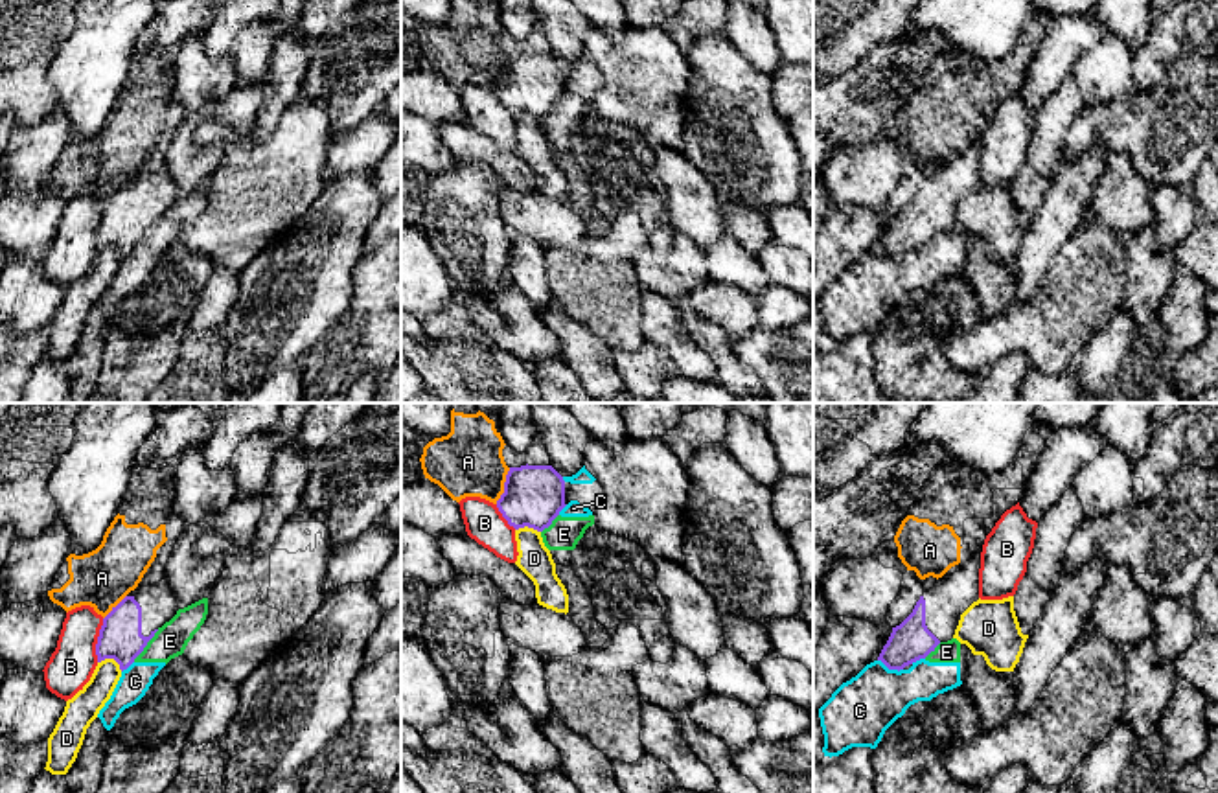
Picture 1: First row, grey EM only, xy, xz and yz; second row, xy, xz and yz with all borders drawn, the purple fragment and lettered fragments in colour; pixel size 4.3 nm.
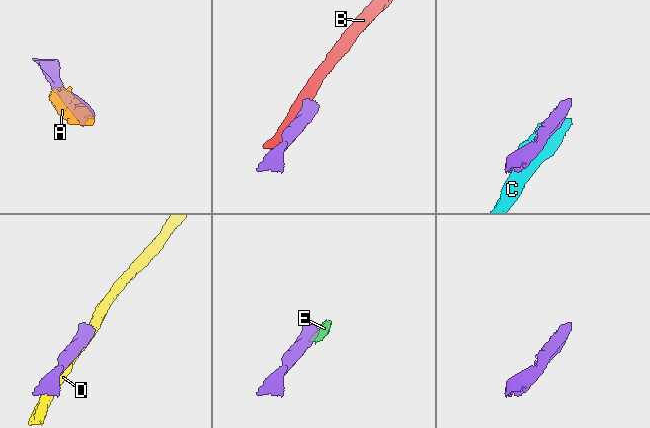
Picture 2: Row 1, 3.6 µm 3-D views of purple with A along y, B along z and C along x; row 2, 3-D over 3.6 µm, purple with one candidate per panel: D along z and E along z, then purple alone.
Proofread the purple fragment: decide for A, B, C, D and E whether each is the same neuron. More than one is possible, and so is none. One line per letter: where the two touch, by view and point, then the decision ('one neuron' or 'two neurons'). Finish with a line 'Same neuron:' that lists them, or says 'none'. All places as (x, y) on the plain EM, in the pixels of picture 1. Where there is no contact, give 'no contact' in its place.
A: contact xz (505, 74); two neurons
B: contact xy (98, 229); two neurons
C: contact yz (891, 256); two neurons
D: contact xy (111, 245); two neurons
E: contact xy (146, 232); two neurons
Same neuron: none

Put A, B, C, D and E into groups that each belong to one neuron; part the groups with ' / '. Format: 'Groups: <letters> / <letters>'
Groups: A / B / C E / D

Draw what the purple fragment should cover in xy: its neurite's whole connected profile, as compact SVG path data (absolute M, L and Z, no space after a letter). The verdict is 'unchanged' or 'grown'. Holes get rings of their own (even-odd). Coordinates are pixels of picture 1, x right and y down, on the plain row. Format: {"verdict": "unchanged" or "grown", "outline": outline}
{"verdict": "grown", "outline": "M166 166L136 175L103 206L96 232L98 250L114 247L121 259L127 258L177 199L178 191Z"}

